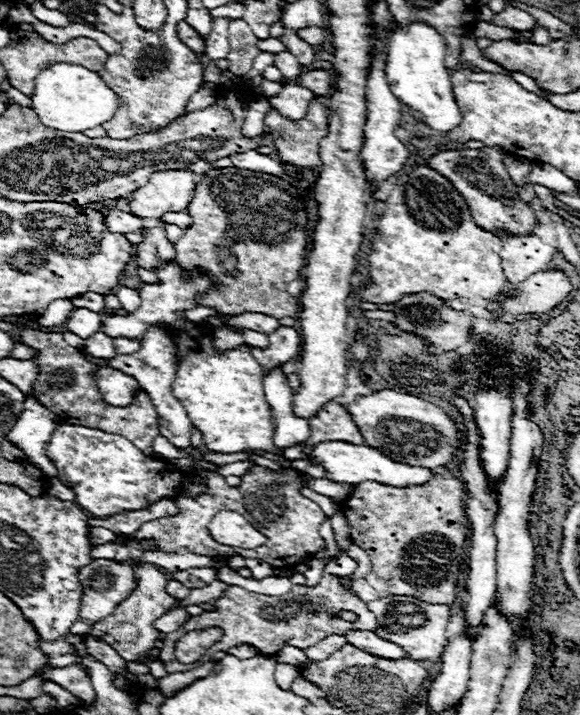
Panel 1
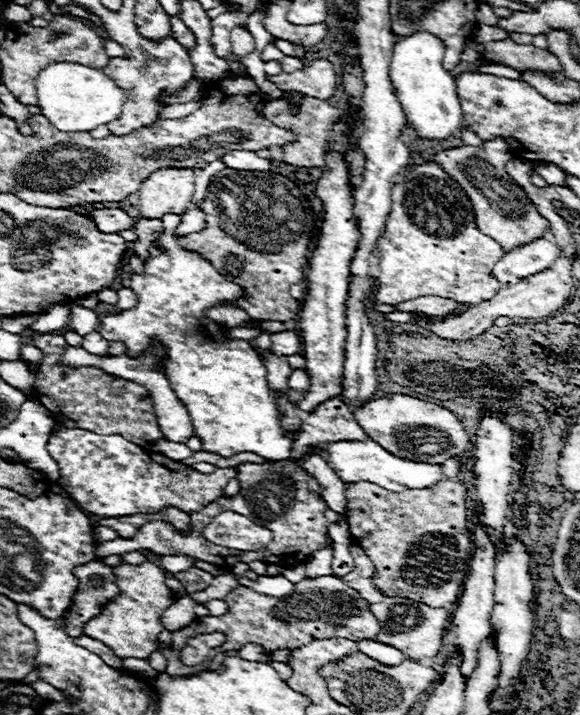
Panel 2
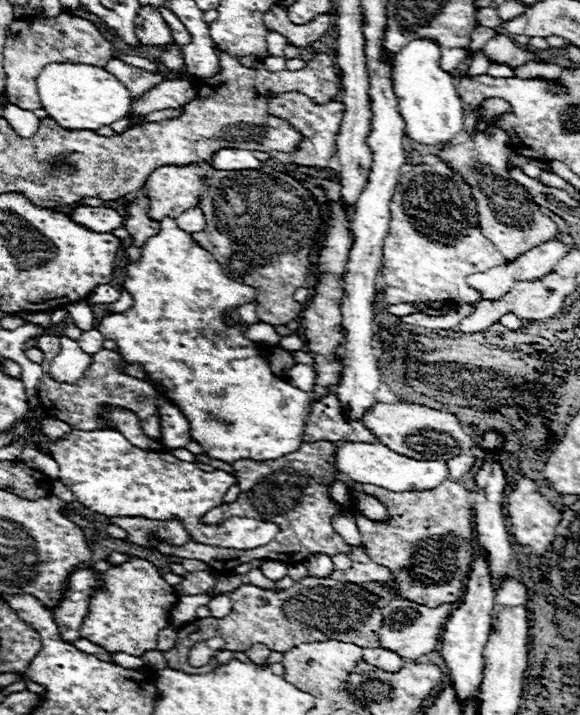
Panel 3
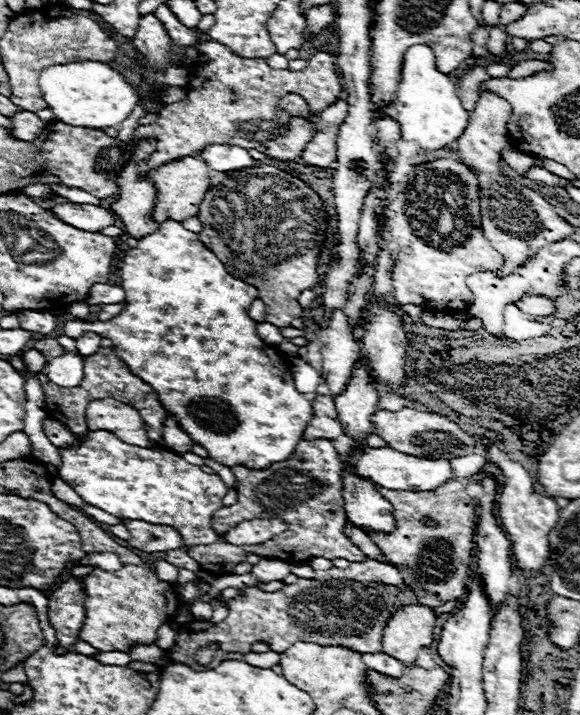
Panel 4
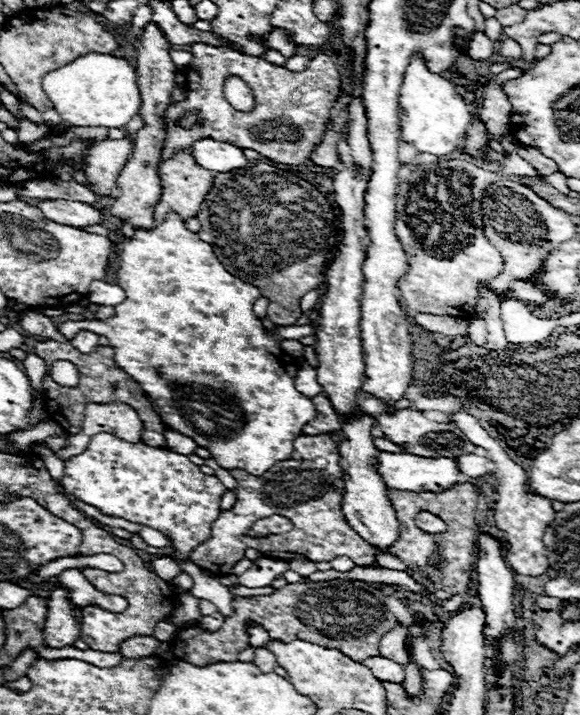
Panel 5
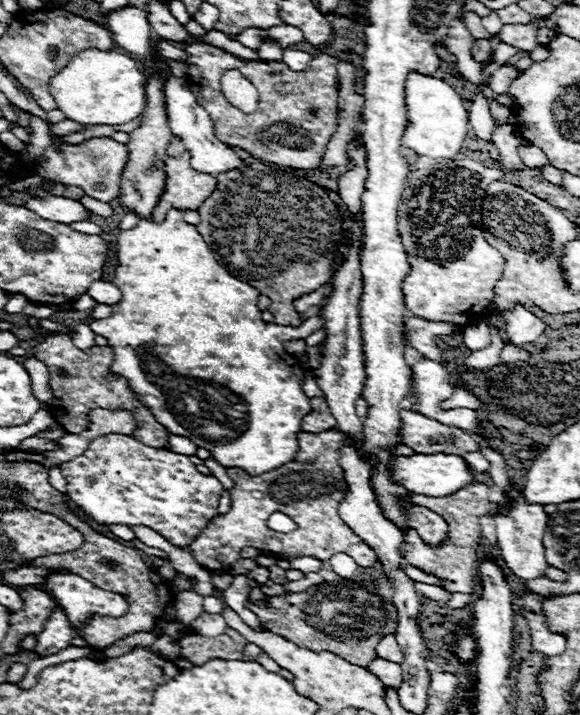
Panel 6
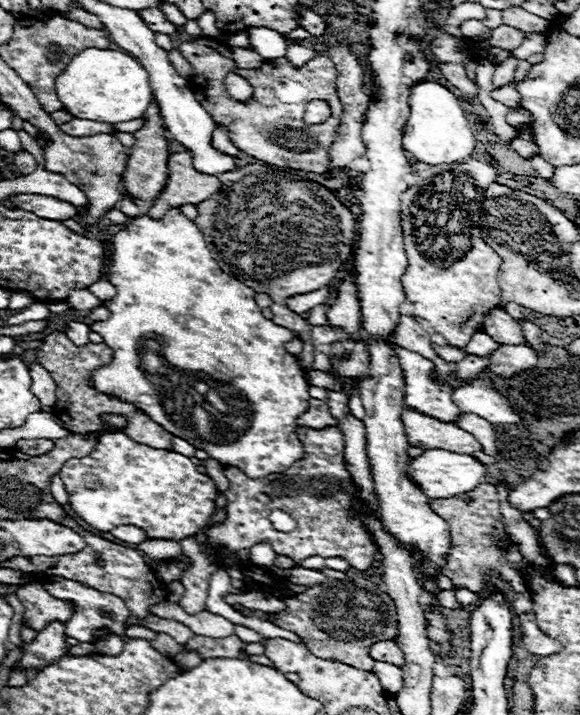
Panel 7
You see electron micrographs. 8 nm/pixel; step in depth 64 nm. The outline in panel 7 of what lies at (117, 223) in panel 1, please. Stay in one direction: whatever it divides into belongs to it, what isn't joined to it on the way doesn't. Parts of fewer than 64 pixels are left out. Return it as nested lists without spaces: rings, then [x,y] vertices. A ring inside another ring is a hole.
[[[16,194],[12,196],[14,206],[28,210],[40,218],[48,220],[74,220],[78,218],[78,208],[70,202],[52,198],[52,196],[40,196],[40,194]]]

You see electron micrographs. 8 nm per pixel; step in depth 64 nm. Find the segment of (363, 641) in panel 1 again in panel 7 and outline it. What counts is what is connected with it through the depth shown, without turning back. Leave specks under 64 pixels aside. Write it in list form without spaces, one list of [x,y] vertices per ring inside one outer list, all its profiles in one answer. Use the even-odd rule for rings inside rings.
[[[376,660],[372,672],[380,678],[380,684],[382,684],[388,692],[396,694],[398,688],[402,688],[402,668],[400,668],[400,666],[394,666],[394,664]]]

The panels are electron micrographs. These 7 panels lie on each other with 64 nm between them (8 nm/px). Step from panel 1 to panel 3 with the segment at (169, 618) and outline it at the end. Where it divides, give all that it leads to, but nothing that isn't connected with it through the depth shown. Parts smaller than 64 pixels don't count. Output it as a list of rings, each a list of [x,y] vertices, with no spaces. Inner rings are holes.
[[[198,594],[198,596],[180,596],[178,604],[174,604],[174,608],[170,610],[170,626],[180,628],[182,624],[190,622],[196,618],[196,608],[198,606],[206,606],[208,604],[208,596],[206,594]]]

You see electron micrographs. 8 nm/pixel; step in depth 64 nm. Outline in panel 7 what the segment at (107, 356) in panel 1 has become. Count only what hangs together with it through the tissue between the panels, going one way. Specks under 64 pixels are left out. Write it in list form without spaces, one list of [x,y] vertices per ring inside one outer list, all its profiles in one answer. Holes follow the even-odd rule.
[[[68,322],[66,328],[64,328],[64,334],[76,344],[76,346],[86,346],[90,340],[88,340],[88,334],[90,334],[90,328],[82,322]]]

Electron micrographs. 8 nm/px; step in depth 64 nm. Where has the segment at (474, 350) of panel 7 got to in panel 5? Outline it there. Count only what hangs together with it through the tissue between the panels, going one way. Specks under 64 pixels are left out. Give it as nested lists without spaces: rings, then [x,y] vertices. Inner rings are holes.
[[[470,320],[468,334],[474,344],[484,344],[486,342],[486,324],[484,320]]]

